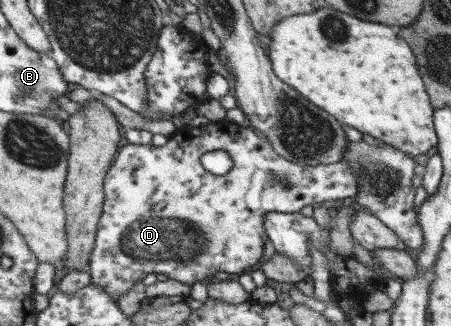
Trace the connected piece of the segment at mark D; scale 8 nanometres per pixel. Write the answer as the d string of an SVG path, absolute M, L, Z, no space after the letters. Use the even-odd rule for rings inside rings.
M221 120L210 124L206 128L189 127L185 124L180 126L167 137L167 141L162 146L136 145L126 143L118 148L113 164L106 170L103 182L102 191L104 192L104 199L102 202L102 211L98 218L96 226L96 233L94 238L94 245L91 254L88 256L88 264L86 266L90 283L95 286L100 286L111 298L119 298L125 292L131 290L131 286L135 282L141 281L146 274L164 274L168 279L175 279L177 282L182 282L188 285L200 282L207 276L213 276L214 272L221 270L227 272L231 277L239 273L248 272L249 266L261 262L261 249L263 248L263 217L267 213L297 213L303 206L314 205L315 203L322 203L324 200L344 200L349 201L356 193L356 176L352 168L344 160L337 161L331 164L322 164L317 166L303 166L302 164L295 164L289 162L285 158L281 158L269 144L265 137L259 137L252 130L242 128L240 125L230 123L226 120ZM211 150L224 150L230 156L233 166L231 170L223 176L215 176L207 172L199 163L199 156Z

